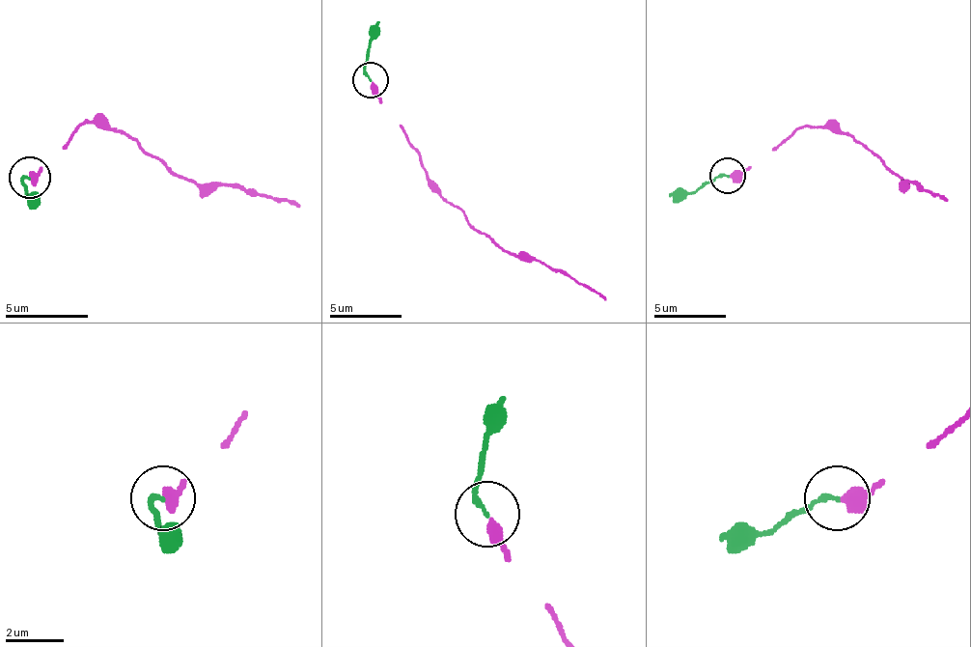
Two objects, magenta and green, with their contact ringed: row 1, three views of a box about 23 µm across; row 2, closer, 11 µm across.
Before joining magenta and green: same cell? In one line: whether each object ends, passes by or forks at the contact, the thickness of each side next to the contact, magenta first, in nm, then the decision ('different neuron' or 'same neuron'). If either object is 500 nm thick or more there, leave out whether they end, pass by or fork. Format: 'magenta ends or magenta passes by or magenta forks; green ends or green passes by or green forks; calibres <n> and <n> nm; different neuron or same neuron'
magenta ends; green ends; calibres 480 and 180 nm; same neuron

